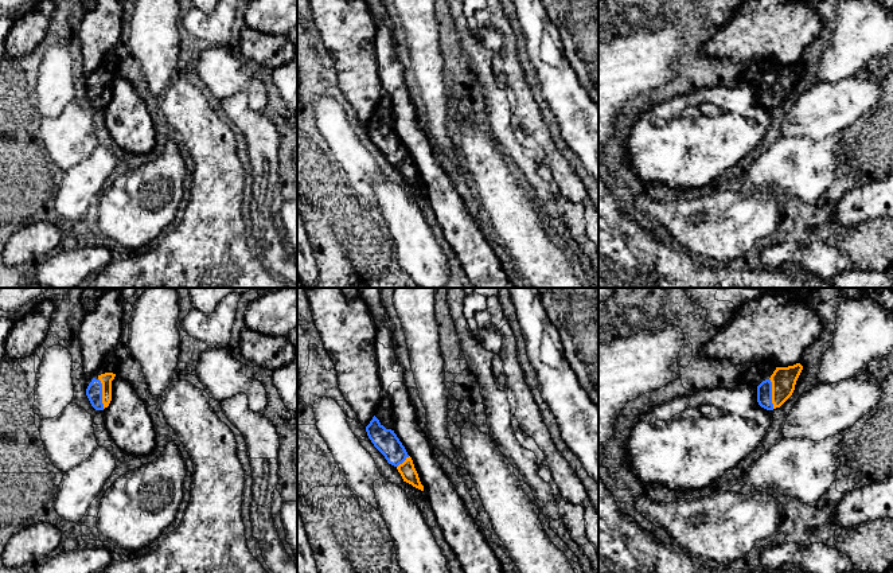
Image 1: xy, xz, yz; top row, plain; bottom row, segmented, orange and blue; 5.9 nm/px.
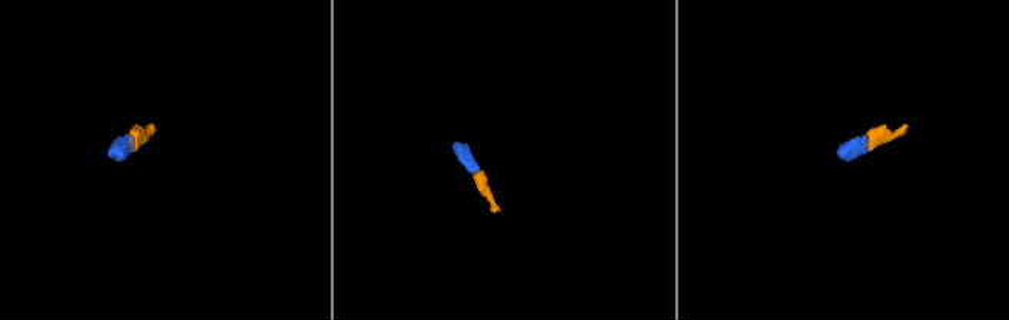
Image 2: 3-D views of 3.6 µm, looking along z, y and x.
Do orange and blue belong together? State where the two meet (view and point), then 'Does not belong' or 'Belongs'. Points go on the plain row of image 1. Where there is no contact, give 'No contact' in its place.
Touches orange at xy (102, 92). Belongs

